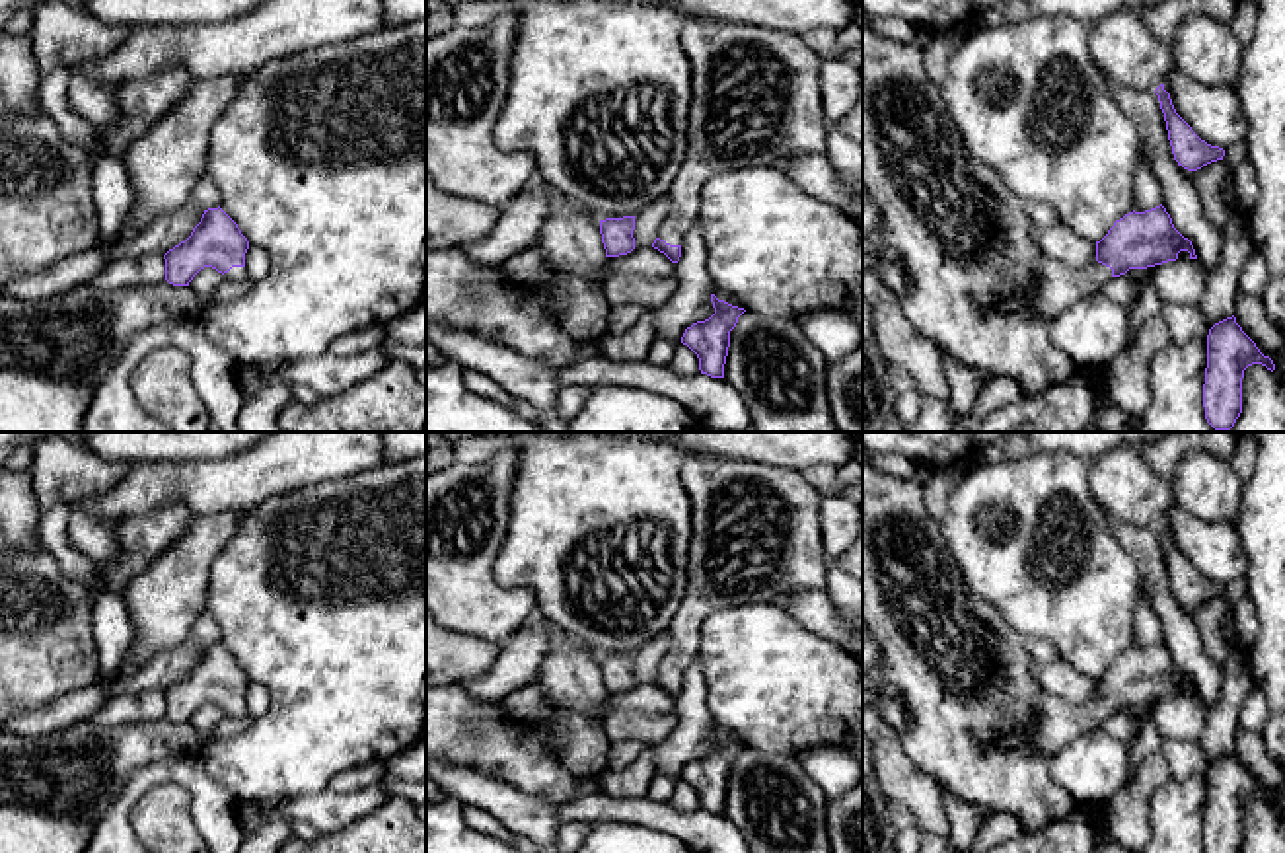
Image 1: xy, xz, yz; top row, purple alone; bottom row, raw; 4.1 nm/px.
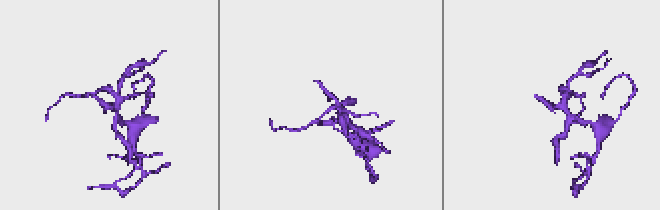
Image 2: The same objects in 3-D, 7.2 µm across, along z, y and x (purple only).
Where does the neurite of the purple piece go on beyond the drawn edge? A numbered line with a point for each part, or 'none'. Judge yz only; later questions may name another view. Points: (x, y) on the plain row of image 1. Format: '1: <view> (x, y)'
1: yz (1058, 721)

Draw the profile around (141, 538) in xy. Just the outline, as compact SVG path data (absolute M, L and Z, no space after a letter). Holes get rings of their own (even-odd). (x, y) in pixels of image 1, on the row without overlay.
M162 506L152 514L138 514L121 522L117 526L121 557L115 563L101 565L99 578L103 586L121 596L125 584L136 573L181 538L189 518L185 506Z

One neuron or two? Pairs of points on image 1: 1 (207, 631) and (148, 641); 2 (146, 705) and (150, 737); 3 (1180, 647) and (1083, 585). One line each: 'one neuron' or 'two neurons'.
1: two neurons
2: two neurons
3: two neurons

